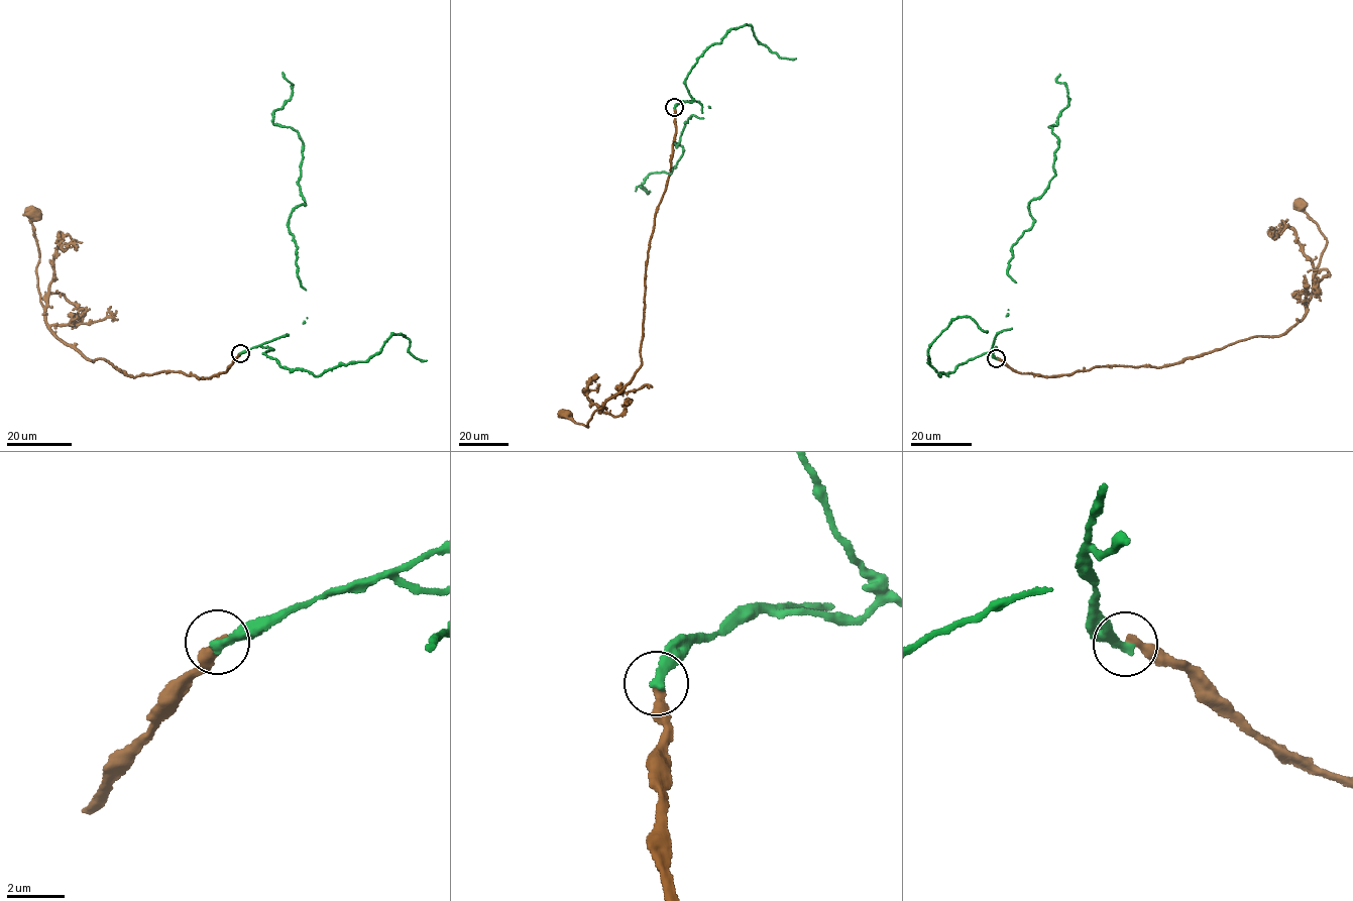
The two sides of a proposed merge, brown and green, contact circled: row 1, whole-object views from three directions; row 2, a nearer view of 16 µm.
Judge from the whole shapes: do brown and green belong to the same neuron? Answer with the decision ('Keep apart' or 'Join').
Keep apart

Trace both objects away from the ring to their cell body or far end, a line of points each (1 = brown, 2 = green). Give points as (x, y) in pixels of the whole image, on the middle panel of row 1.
1: (674, 108), (671, 172), (649, 242), (641, 366), (625, 387), (594, 412), (587, 426), (564, 414)
2: (674, 108), (710, 108), (684, 123), (671, 174), (650, 173), (641, 186), (648, 193), (635, 191)

